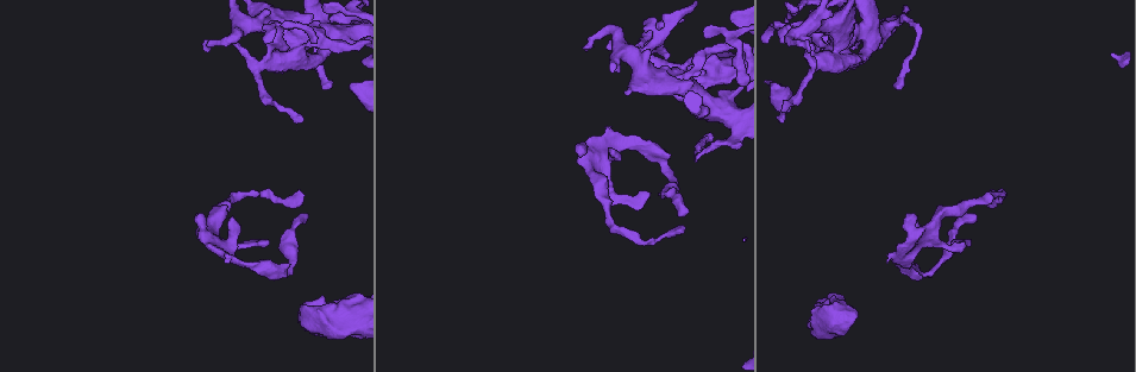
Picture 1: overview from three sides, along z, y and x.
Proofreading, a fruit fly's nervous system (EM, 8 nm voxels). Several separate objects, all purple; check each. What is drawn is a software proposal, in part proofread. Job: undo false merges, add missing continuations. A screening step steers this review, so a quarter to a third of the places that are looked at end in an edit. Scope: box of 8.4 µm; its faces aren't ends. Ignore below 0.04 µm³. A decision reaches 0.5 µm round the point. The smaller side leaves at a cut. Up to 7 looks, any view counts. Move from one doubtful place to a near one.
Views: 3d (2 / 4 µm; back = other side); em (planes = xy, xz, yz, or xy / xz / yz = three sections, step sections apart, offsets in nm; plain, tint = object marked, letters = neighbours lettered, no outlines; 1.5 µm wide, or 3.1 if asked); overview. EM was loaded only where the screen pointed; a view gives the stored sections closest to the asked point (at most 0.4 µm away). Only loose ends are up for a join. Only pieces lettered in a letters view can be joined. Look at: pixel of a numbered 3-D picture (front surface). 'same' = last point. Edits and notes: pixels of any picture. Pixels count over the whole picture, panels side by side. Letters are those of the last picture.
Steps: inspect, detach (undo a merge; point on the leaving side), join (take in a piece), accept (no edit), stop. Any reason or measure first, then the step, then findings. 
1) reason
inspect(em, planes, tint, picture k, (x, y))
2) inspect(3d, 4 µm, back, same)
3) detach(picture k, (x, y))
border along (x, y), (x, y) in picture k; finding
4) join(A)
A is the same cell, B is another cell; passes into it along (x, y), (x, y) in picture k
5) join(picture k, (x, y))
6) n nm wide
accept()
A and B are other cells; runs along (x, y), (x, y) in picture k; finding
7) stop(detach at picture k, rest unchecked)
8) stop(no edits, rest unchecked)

looks like a crossing
inspect(3d, 2 µm, picture 1, (265, 20))

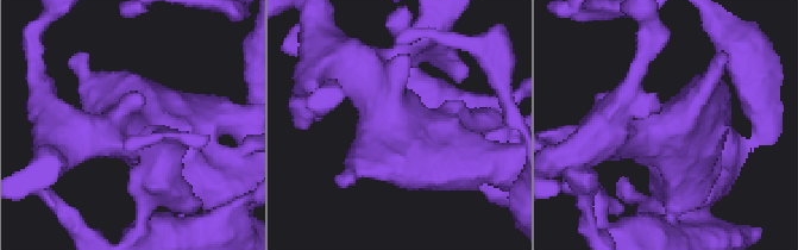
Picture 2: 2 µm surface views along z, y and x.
inspect(em, xy, step 8, tint, picture 2, (687, 123))

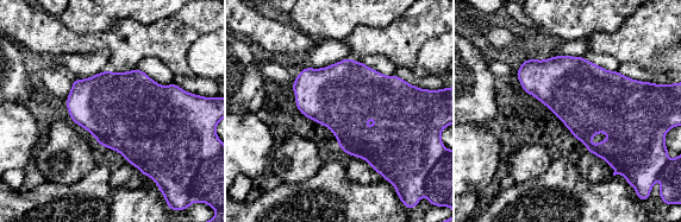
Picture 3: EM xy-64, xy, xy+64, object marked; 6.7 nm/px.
inspect(em, planes, letters, same)

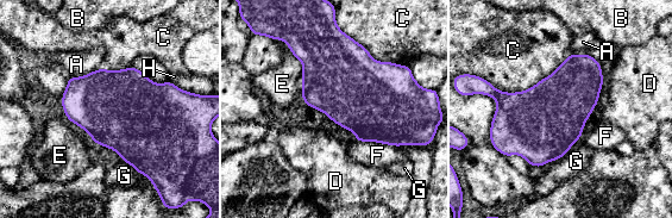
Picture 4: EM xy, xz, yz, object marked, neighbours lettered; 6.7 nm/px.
C touches over 600 nm
accept()
A, B, C, D, E, F, G and H are other cells; one cell here

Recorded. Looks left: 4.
thin end
inspect(em, planes, tint, picture 1, (328, 86))

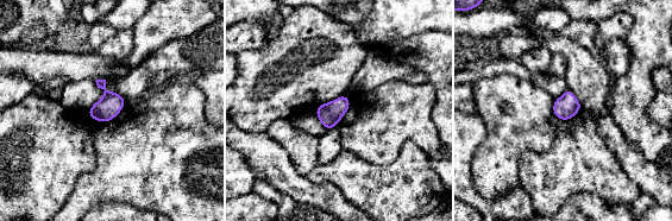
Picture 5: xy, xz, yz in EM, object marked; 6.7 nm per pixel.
see the neighbours
inspect(em, planes, letters, same)

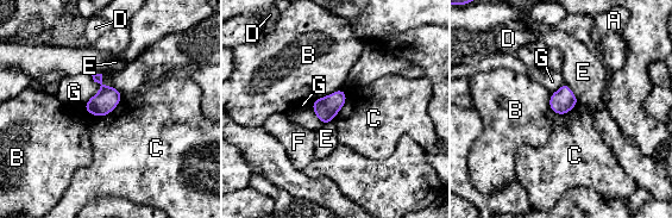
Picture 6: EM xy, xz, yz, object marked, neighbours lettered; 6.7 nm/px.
160 nm wide; G touches over 280 nm
accept()
A, B, C, D, E, F and G are other cells; none of them fits

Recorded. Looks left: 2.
stop(no edits, rest unchecked)

